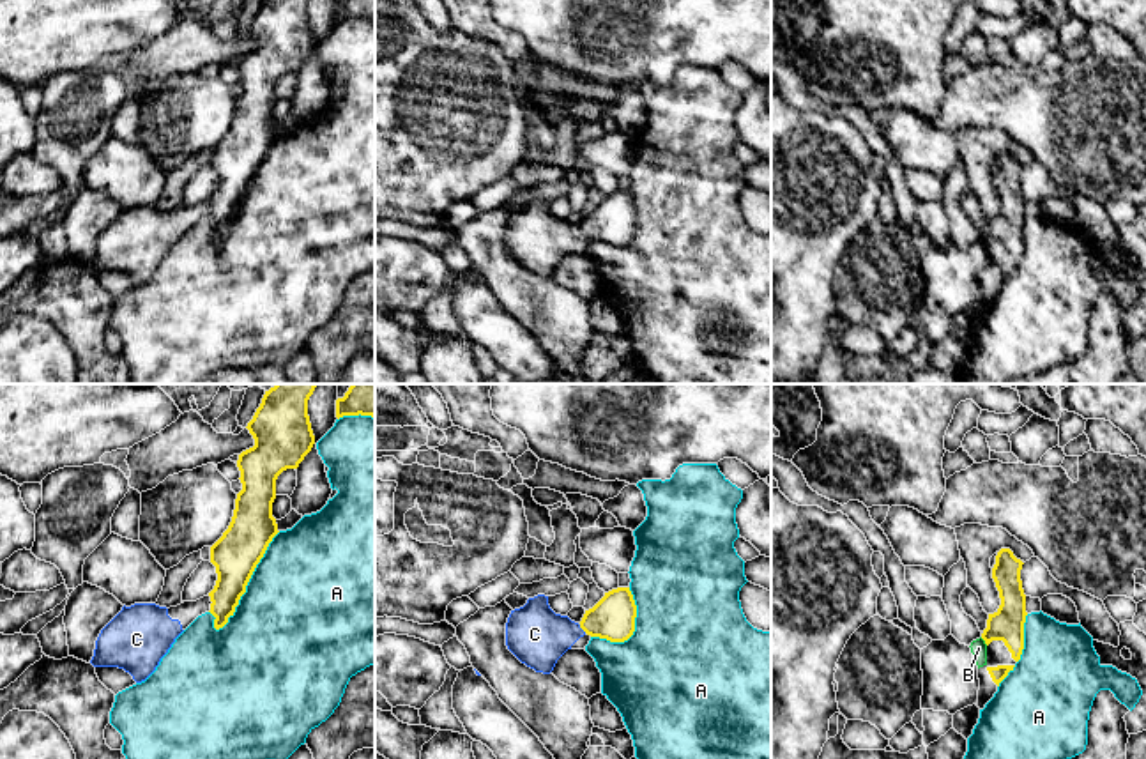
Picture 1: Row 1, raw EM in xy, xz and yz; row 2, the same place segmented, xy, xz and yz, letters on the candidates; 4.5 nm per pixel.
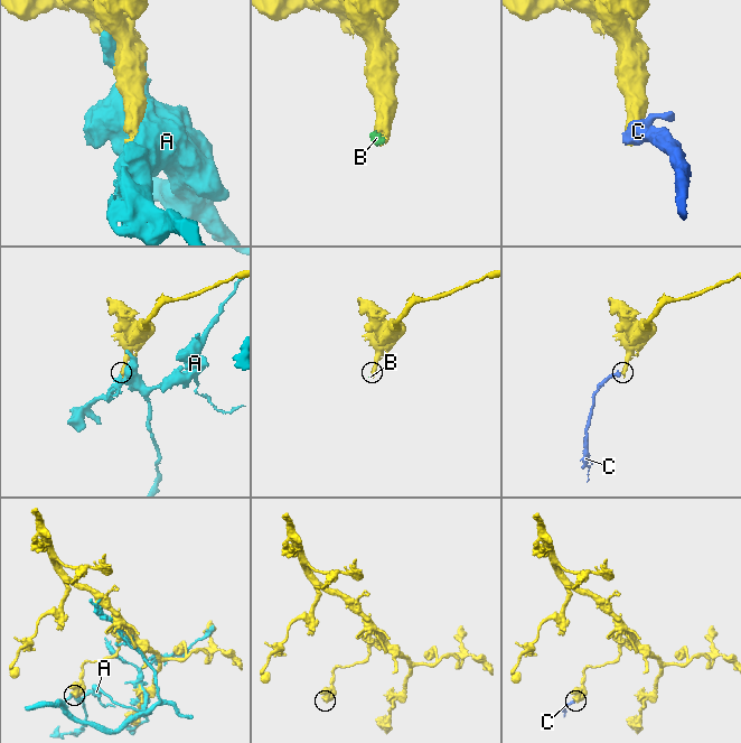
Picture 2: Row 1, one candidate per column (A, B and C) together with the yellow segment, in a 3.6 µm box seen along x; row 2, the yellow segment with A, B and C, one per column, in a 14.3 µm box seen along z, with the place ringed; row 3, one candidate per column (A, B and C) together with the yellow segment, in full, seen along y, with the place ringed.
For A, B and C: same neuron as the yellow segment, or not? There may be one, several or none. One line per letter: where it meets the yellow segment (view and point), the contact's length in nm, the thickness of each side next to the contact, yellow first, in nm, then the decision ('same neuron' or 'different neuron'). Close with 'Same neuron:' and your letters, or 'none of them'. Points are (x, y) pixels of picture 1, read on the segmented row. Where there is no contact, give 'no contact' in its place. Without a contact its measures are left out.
A: meets yellow in xy at (248, 581); contact 550 nm long; 220 nm thick on the yellow side, 500 nm on the other; different neuron
B: meets yellow in yz at (984, 639); contact 50 nm long; 150 nm thick on the yellow side, 80 nm on the other; different neuron
C: meets yellow in xz at (582, 628); contact 50 nm long; 200 nm thick on the yellow side, 280 nm on the other; different neuron
Same neuron: none of them

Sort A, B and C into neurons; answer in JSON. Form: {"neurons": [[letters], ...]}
{"neurons": [["A"], ["B", "C"]]}

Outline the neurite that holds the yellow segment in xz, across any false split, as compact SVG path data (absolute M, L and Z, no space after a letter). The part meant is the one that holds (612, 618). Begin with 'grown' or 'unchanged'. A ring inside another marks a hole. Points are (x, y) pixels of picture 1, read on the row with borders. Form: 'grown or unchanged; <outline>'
unchanged; M617 587L585 610L580 628L591 637L624 642L635 632L635 617L637 605L630 587Z

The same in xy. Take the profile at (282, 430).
unchanged; M276 384L265 391L248 430L255 446L237 460L242 490L228 529L210 547L210 563L218 580L210 596L214 628L233 616L246 586L279 533L272 517L276 479L286 469L297 469L315 444L308 416L308 400L317 384Z

